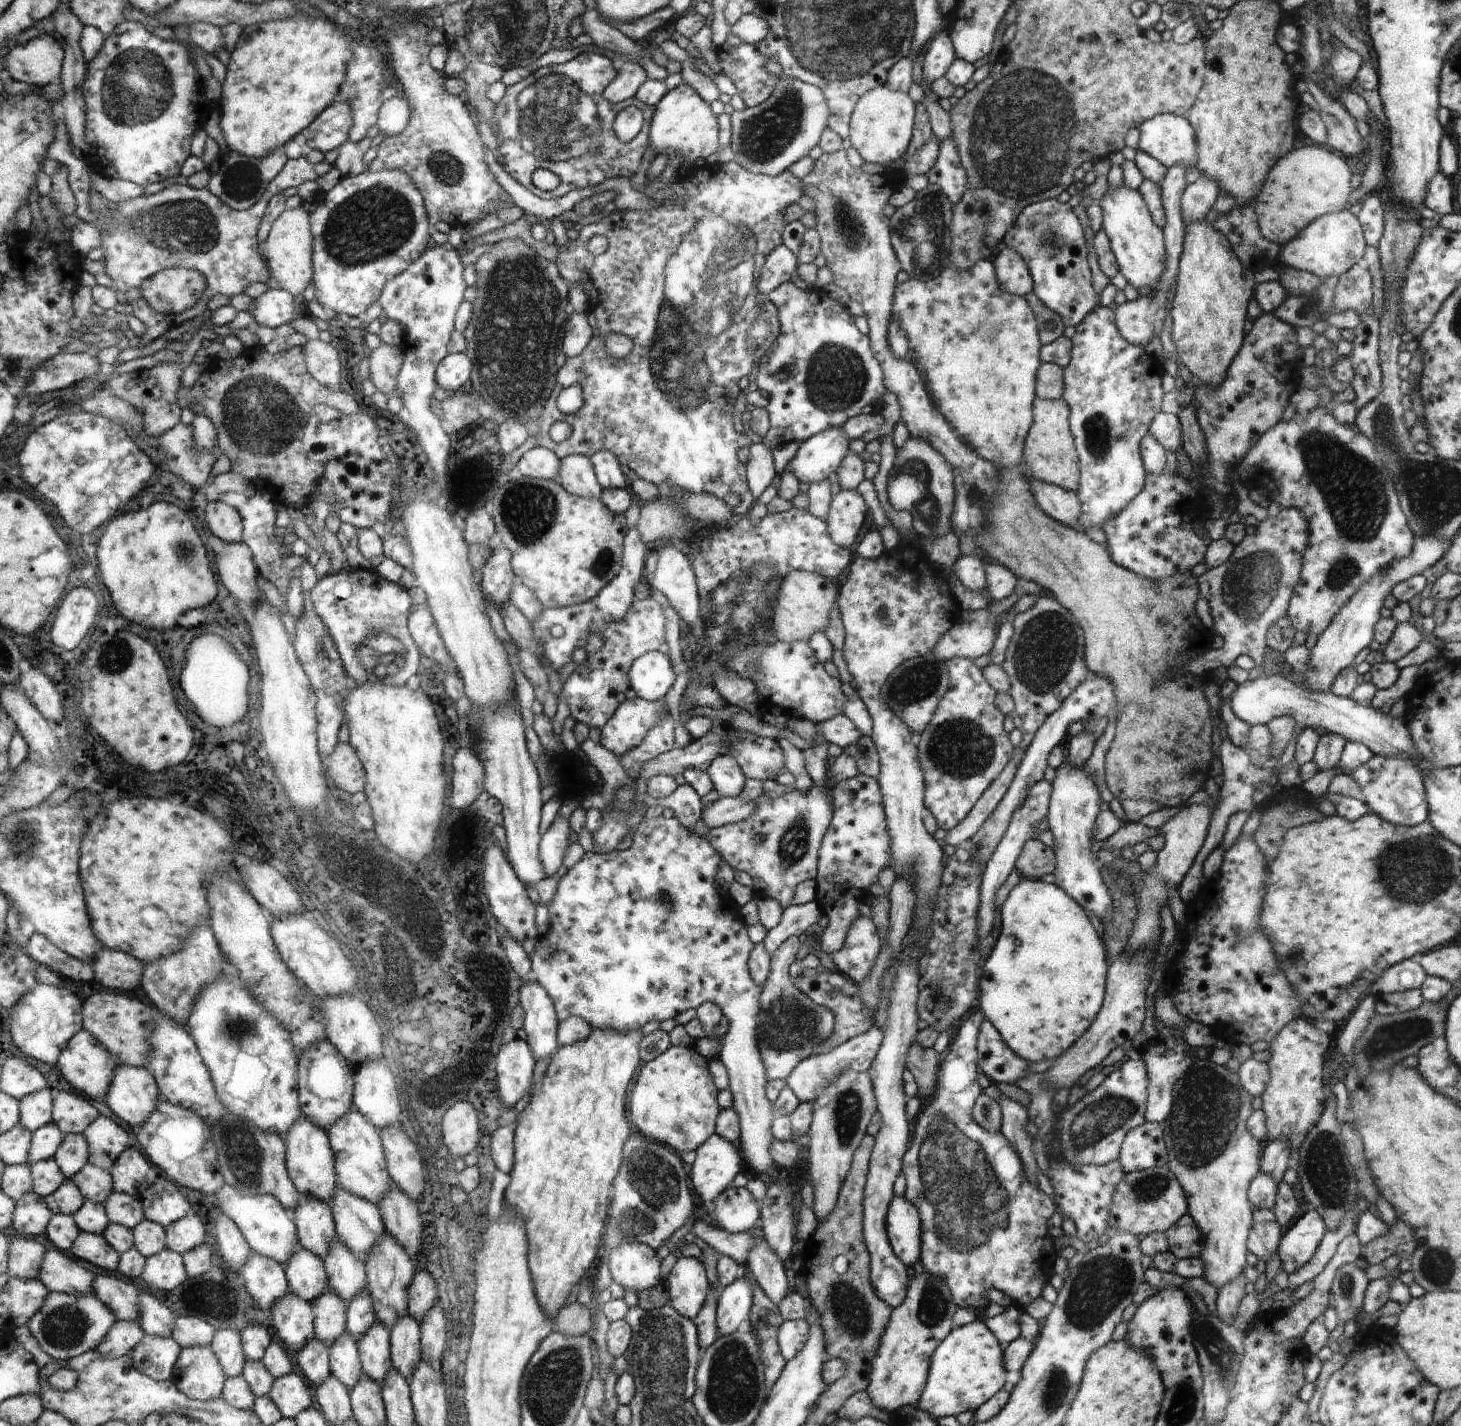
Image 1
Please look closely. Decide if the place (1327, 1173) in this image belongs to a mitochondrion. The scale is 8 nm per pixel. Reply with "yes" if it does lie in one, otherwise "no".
yes

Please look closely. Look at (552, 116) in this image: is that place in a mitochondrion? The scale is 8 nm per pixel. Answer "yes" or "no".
yes

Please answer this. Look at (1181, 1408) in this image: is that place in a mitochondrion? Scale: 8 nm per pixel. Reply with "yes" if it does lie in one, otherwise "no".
yes

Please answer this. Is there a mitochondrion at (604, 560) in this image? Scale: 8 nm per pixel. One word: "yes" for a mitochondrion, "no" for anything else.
yes

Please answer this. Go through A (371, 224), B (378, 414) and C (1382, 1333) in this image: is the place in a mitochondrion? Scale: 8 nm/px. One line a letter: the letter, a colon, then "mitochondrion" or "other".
A: mitochondrion
B: other
C: other

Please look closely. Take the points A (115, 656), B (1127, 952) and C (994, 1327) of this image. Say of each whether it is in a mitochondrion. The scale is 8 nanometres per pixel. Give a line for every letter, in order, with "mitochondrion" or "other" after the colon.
A: mitochondrion
B: other
C: other

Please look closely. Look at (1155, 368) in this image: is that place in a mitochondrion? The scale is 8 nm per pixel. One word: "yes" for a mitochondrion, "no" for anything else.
no

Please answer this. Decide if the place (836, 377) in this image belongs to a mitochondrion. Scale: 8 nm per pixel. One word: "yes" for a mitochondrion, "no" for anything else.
yes

